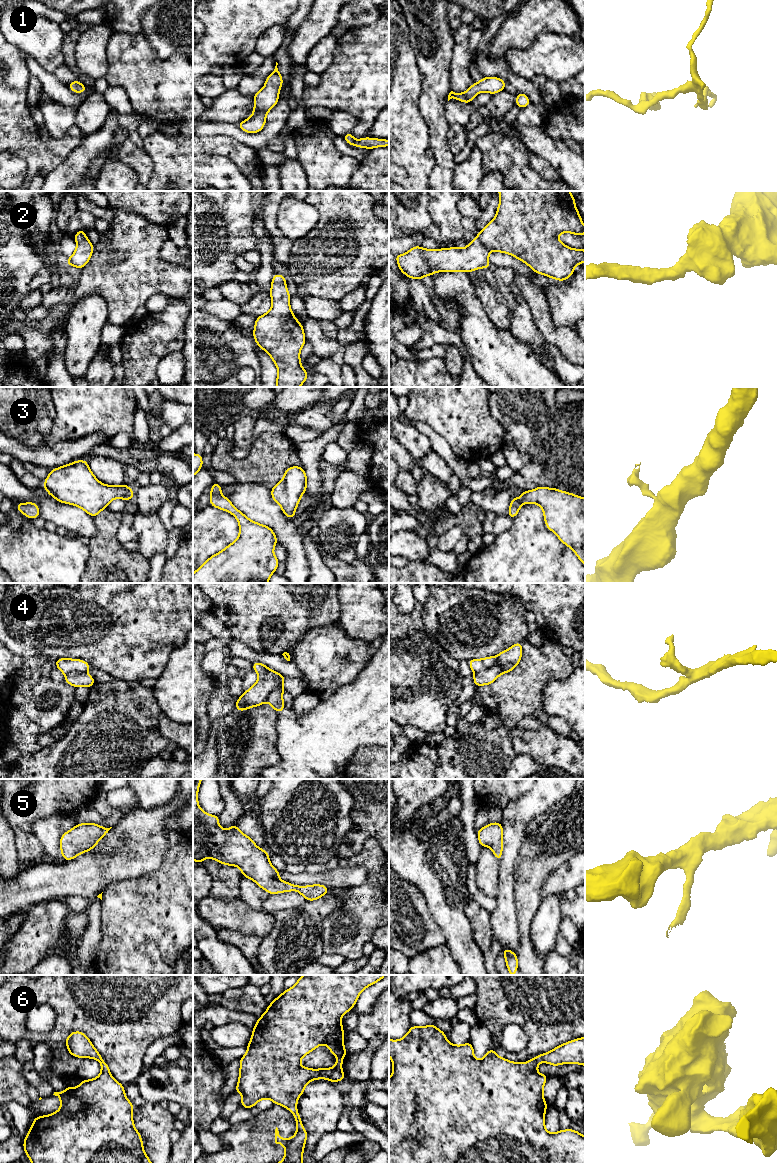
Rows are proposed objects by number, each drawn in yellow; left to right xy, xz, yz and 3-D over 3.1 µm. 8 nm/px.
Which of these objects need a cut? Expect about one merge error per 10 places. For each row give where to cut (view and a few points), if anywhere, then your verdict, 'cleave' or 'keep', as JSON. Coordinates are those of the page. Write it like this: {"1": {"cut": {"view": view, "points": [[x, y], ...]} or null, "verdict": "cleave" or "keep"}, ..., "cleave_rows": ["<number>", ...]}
{"1": {"cut": null, "verdict": "keep"}, "2": {"cut": null, "verdict": "keep"}, "3": {"cut": null, "verdict": "keep"}, "4": {"cut": {"view": "yz", "points": [[498, 657], [498, 661], [495, 664], [474, 674]]}, "verdict": "cleave"}, "5": {"cut": null, "verdict": "keep"}, "6": {"cut": null, "verdict": "keep"}, "cleave_rows": ["4"]}

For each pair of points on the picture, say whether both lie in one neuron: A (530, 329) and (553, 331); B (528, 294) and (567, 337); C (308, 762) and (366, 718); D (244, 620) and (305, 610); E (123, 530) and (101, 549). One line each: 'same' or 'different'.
A: different
B: same
C: same
D: same
E: different

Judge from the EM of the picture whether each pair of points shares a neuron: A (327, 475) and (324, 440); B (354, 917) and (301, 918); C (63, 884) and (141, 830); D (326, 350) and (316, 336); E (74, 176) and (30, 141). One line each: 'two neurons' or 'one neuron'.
A: two neurons
B: two neurons
C: one neuron
D: one neuron
E: two neurons

